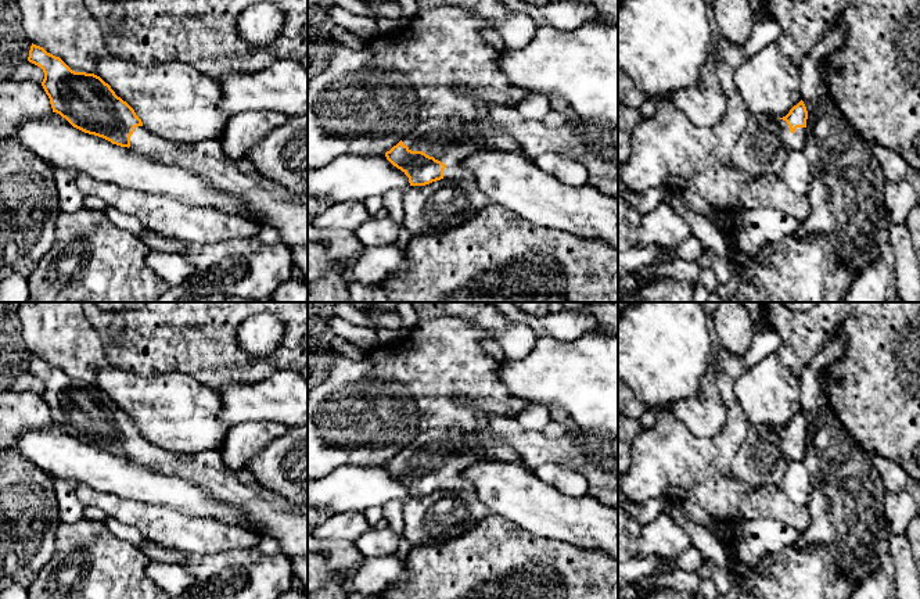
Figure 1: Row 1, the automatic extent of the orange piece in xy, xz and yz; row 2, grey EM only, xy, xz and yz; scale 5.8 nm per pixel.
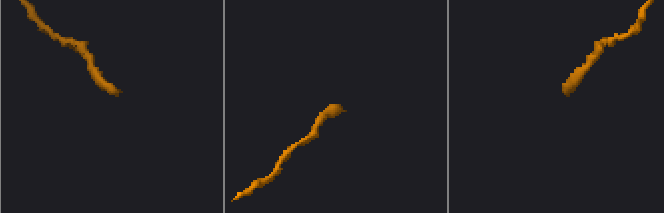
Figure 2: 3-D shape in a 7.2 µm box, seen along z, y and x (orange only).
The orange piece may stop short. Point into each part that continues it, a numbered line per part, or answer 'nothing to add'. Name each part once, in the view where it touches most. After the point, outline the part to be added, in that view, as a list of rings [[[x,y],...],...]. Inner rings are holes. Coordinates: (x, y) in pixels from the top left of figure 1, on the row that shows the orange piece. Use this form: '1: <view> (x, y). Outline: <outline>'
1: xz (448, 139). Outline: [[[485,115],[484,118],[467,121],[460,116],[441,116],[427,118],[418,123],[412,133],[402,139],[403,144],[412,151],[423,151],[430,157],[446,165],[443,169],[443,179],[452,180],[472,180],[474,175],[461,165],[463,159],[478,150],[502,150],[511,151],[522,155],[520,146],[515,140],[497,129],[492,119]]]

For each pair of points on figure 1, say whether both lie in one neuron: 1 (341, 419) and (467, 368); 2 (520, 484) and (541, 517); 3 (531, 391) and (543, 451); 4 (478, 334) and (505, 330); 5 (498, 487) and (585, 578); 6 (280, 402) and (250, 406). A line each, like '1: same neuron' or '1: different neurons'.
1: same neuron
2: same neuron
3: different neurons
4: different neurons
5: different neurons
6: same neuron

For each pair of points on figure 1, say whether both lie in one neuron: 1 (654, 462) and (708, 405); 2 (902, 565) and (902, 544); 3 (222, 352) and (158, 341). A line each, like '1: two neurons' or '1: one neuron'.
1: two neurons
2: one neuron
3: one neuron

